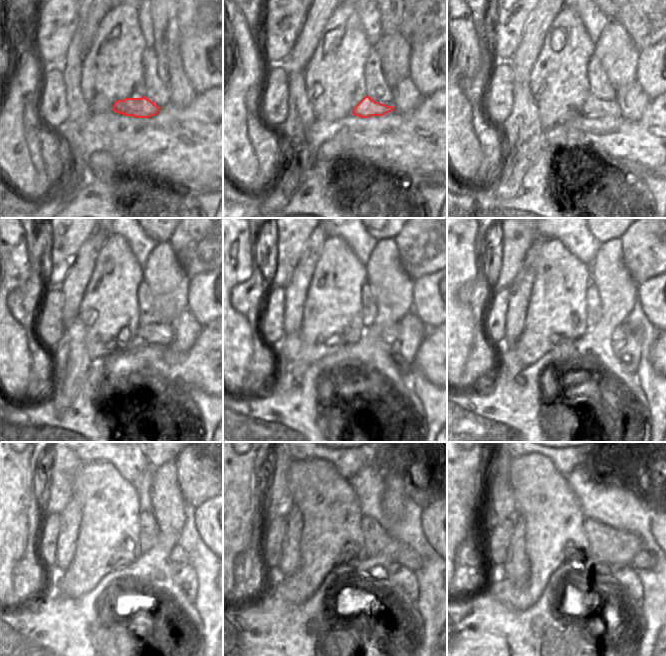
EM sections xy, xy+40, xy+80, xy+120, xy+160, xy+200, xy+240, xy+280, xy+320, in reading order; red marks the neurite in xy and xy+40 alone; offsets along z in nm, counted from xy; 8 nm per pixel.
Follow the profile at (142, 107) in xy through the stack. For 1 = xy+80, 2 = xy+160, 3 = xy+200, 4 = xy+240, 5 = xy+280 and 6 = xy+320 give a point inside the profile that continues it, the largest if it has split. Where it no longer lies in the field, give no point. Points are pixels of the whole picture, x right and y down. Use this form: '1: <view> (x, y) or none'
1: xy+80 (593, 108)
2: xy+160 (390, 334)
3: xy+200 (620, 332)
4: xy+240 (178, 554)
5: xy+280 (405, 556)
6: xy+320 (643, 560)

